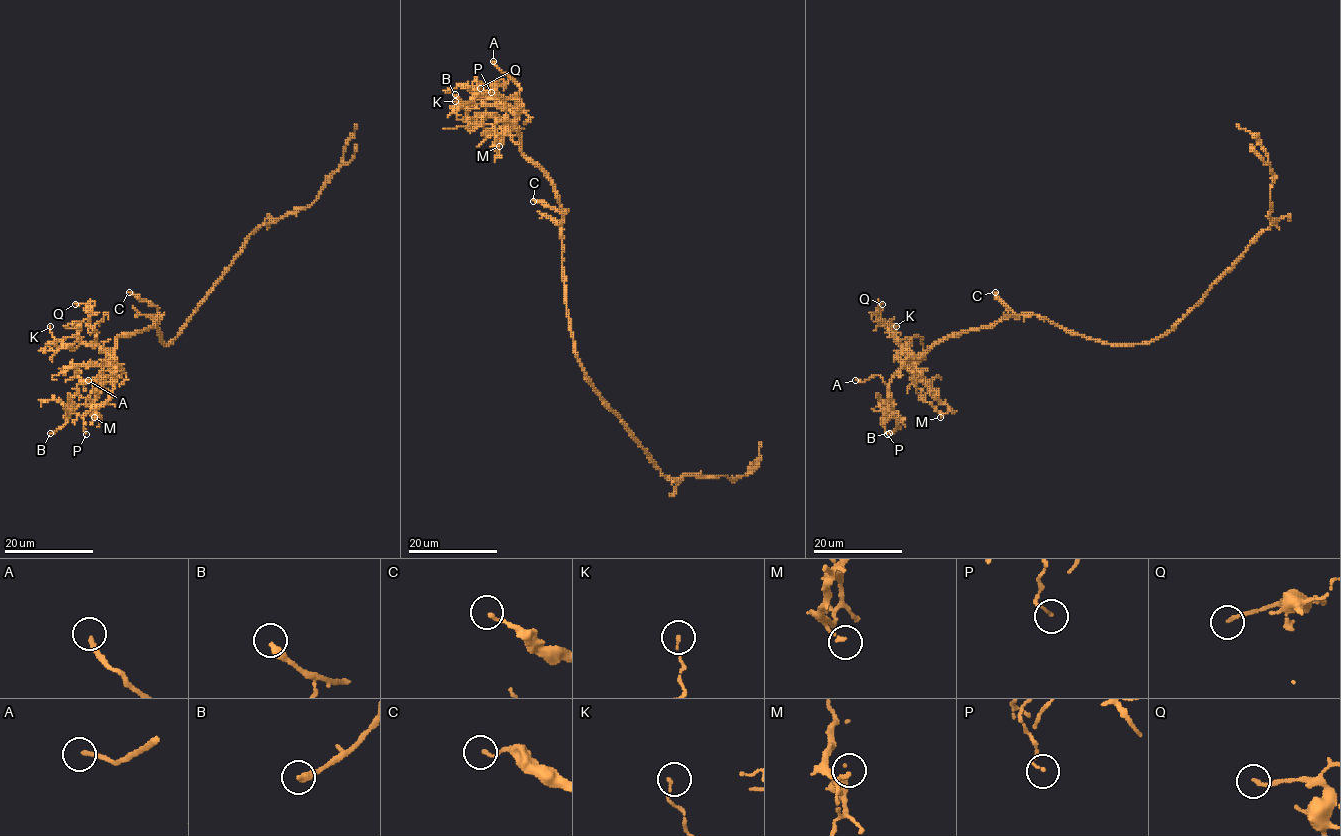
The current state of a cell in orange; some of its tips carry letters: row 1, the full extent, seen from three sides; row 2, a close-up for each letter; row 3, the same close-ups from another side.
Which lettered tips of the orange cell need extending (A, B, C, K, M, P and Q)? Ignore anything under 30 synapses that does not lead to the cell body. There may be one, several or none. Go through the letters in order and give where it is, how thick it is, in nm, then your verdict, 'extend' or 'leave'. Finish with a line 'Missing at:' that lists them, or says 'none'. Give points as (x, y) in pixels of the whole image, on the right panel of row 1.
A: (855, 380) | 200 nm | extend
B: (889, 433) | 360 nm | leave
C: (995, 292) | 150 nm | leave
K: (896, 326) | 120 nm | leave
M: (940, 417) | 150 nm | leave
P: (887, 434) | 130 nm | leave
Q: (882, 304) | 160 nm | leave
Missing at: A

